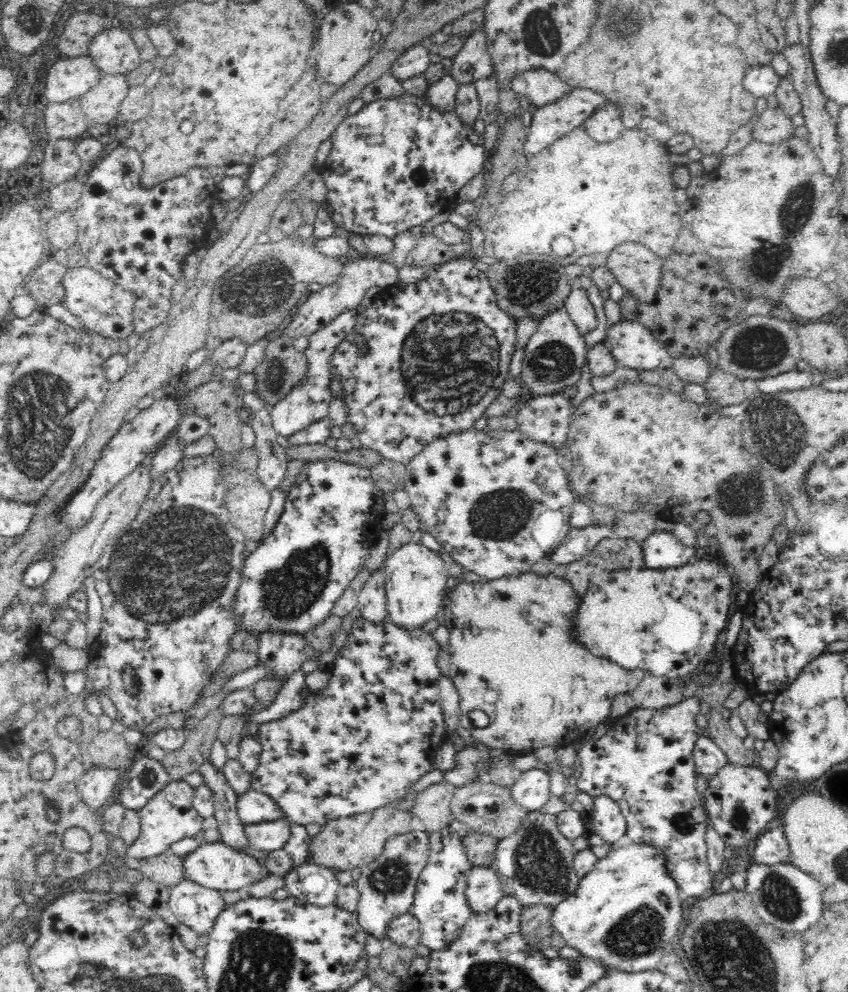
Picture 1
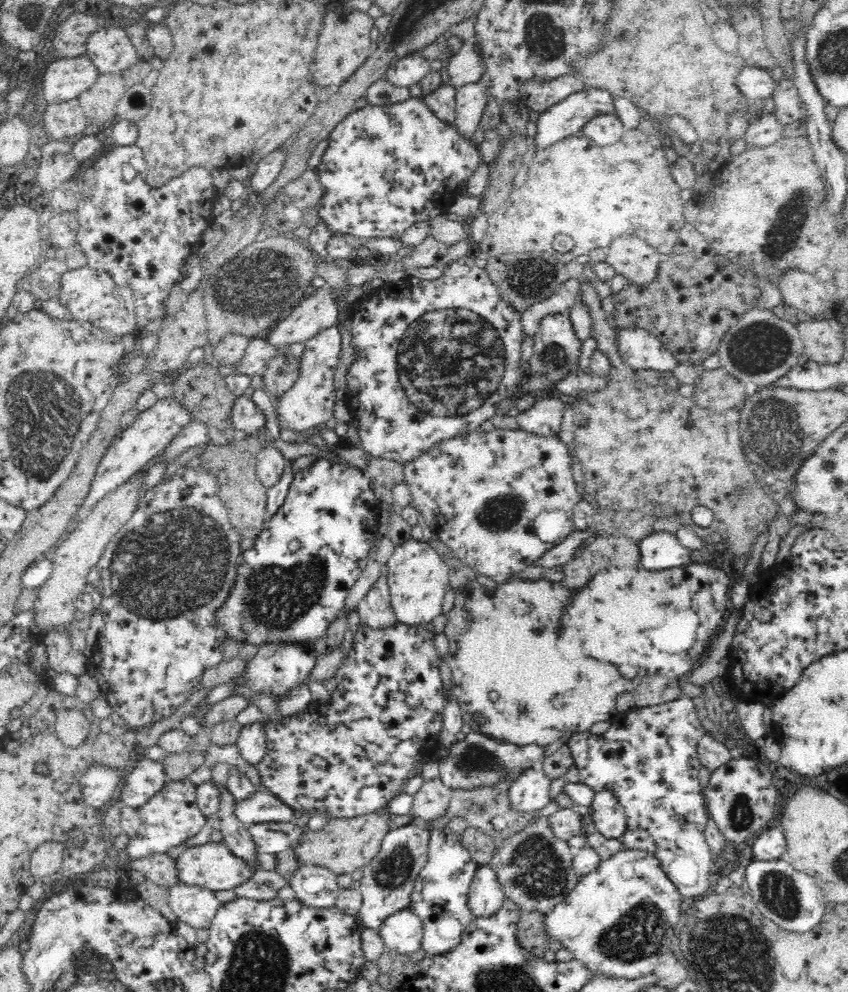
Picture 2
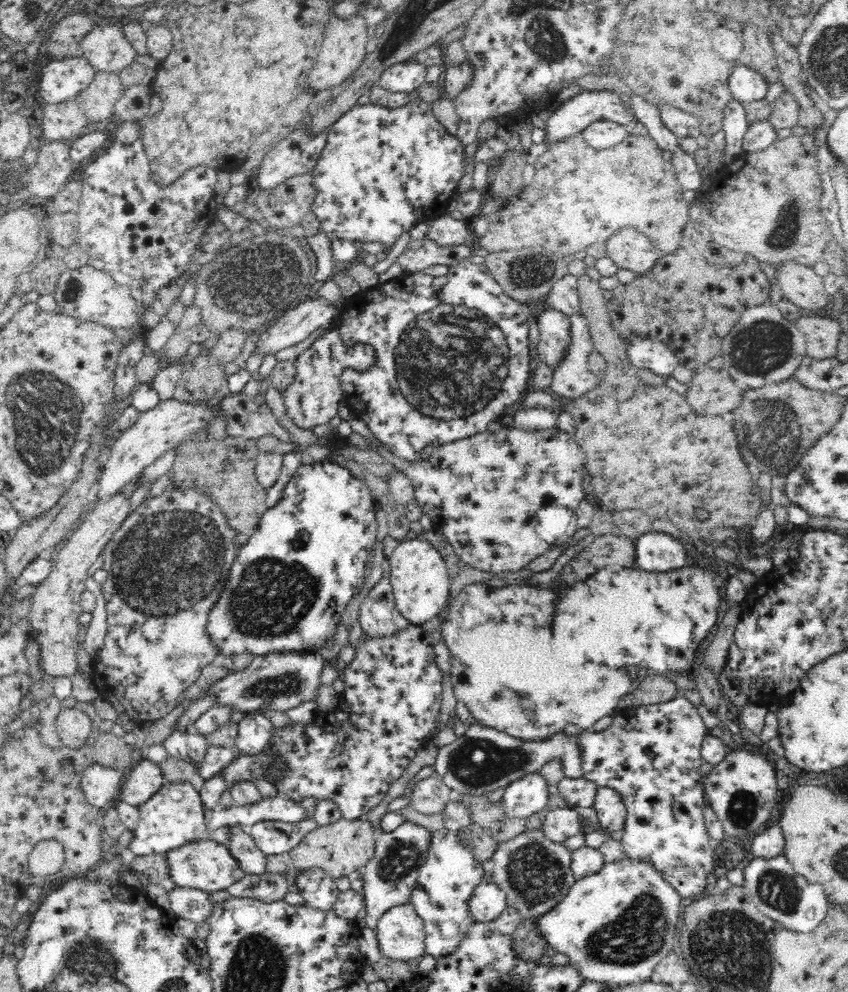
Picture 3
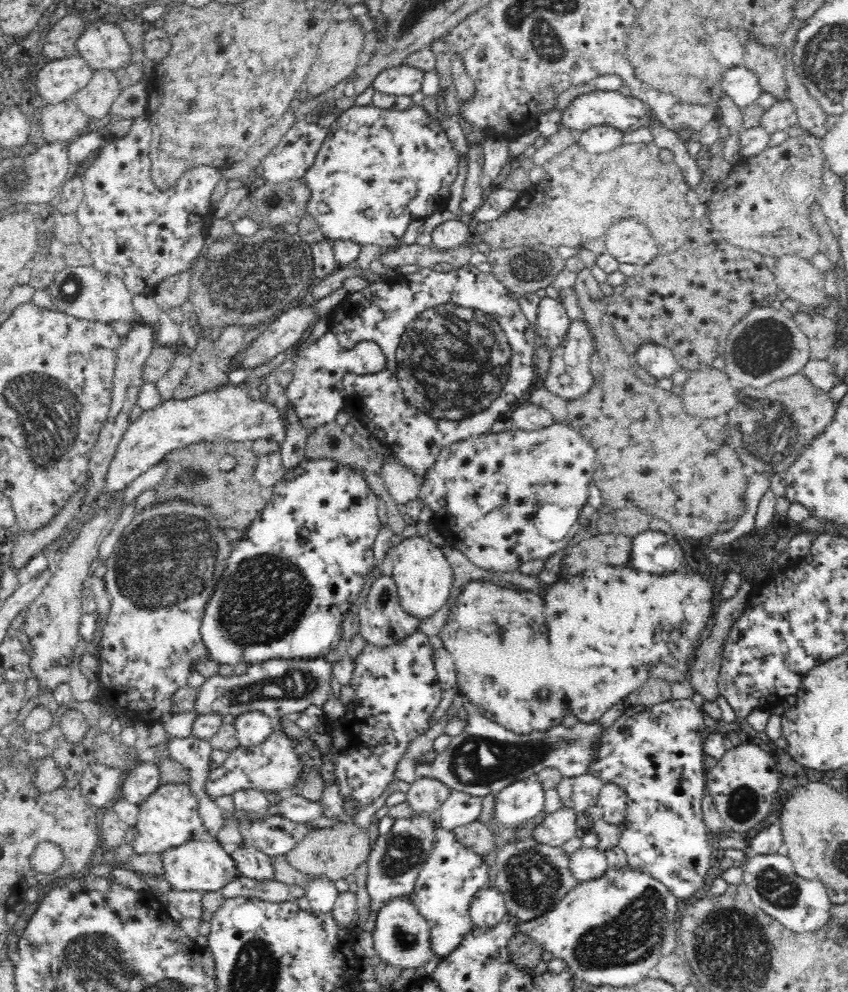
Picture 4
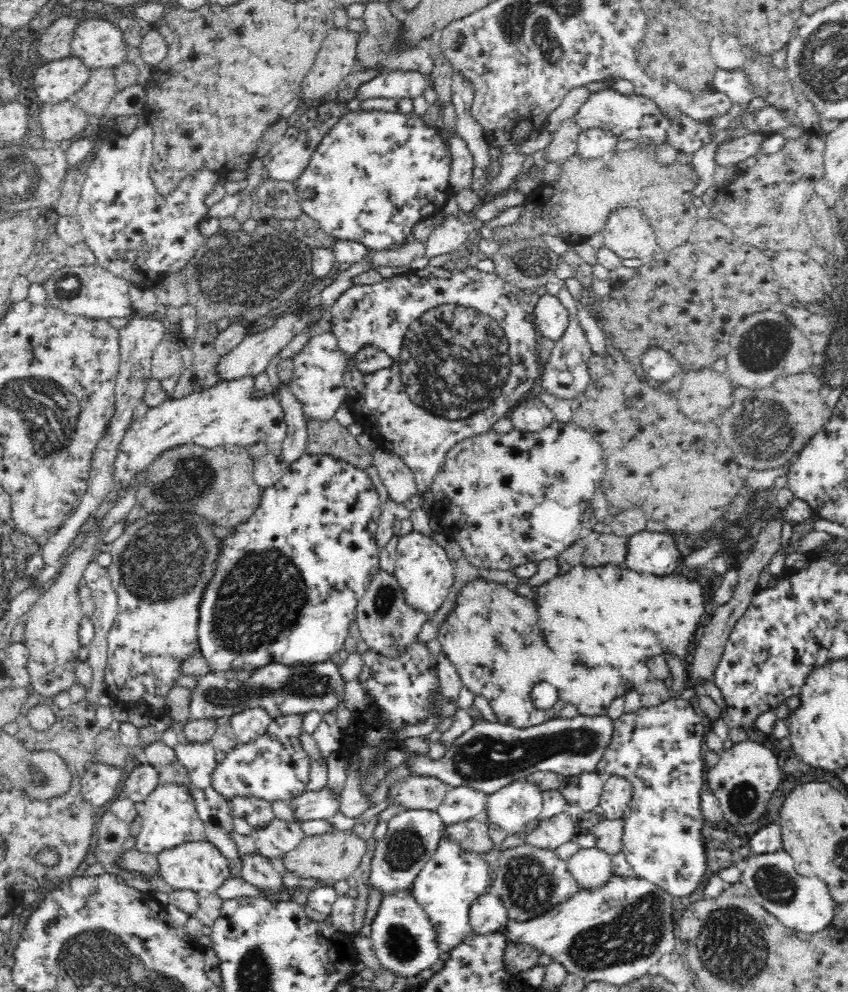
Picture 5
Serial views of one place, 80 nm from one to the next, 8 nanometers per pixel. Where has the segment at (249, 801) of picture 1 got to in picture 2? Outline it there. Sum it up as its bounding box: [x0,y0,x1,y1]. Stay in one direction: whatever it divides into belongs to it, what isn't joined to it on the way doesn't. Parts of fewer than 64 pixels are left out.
[235,790,297,826]

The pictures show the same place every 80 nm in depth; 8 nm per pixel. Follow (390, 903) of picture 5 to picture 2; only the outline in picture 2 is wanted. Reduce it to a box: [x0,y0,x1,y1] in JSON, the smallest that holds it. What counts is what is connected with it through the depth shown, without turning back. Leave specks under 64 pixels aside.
[379,908,423,954]

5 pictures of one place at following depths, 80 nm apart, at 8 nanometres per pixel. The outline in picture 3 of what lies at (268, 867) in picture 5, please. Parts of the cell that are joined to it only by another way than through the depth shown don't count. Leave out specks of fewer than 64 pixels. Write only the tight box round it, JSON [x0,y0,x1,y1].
[228,824,267,875]

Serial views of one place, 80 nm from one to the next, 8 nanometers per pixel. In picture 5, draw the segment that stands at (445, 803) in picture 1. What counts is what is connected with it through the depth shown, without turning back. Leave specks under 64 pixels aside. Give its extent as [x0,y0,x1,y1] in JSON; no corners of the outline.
[391,774,448,811]

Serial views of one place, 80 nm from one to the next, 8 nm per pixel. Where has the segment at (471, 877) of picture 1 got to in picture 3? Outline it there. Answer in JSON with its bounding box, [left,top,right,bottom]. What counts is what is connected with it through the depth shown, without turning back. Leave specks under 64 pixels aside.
[469,868,506,922]

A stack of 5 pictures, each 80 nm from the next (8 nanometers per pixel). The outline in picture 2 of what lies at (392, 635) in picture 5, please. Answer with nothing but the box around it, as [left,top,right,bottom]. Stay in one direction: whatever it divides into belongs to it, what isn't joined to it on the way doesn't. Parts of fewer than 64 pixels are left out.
[358,575,397,628]

